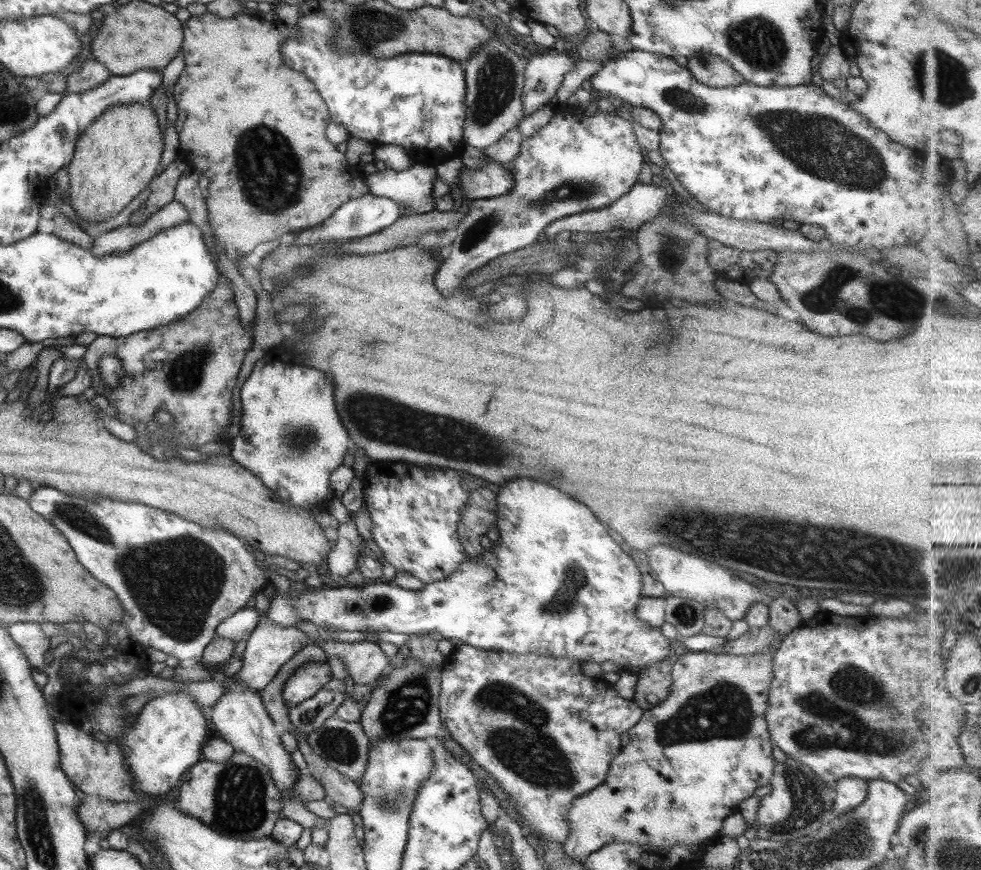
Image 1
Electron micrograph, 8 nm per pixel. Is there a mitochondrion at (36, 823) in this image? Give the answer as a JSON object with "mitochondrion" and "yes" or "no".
{"mitochondrion":"yes"}

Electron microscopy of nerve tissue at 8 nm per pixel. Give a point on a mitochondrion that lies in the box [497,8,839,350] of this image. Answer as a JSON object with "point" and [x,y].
{"point":[760,44]}

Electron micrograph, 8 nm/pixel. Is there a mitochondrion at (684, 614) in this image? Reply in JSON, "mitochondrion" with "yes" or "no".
{"mitochondrion":"yes"}

